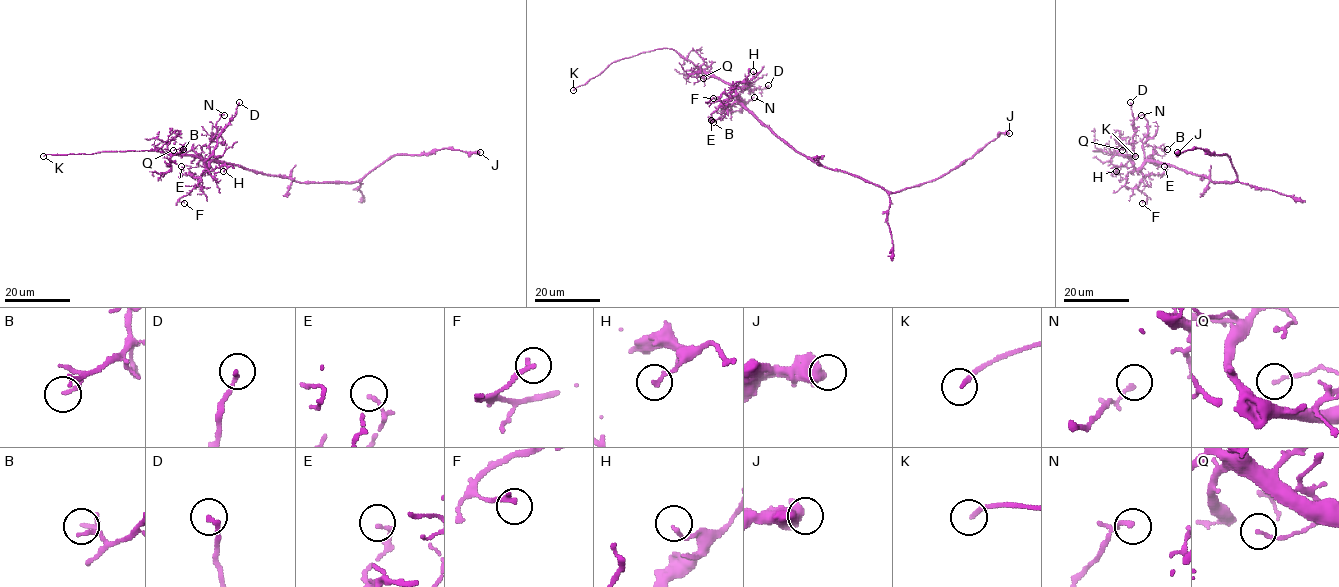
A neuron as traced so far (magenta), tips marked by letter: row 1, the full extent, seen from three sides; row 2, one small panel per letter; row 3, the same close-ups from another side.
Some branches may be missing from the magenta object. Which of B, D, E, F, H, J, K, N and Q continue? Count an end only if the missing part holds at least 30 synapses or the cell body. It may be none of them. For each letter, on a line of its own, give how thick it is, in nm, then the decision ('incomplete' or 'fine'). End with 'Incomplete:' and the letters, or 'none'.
B: 200 nm | fine
D: 180 nm | fine
E: 150 nm | fine
F: 200 nm | fine
H: 150 nm | fine
J: 600 nm | fine
K: 180 nm | incomplete
N: 110 nm | fine
Q: 120 nm | fine
Incomplete: K

